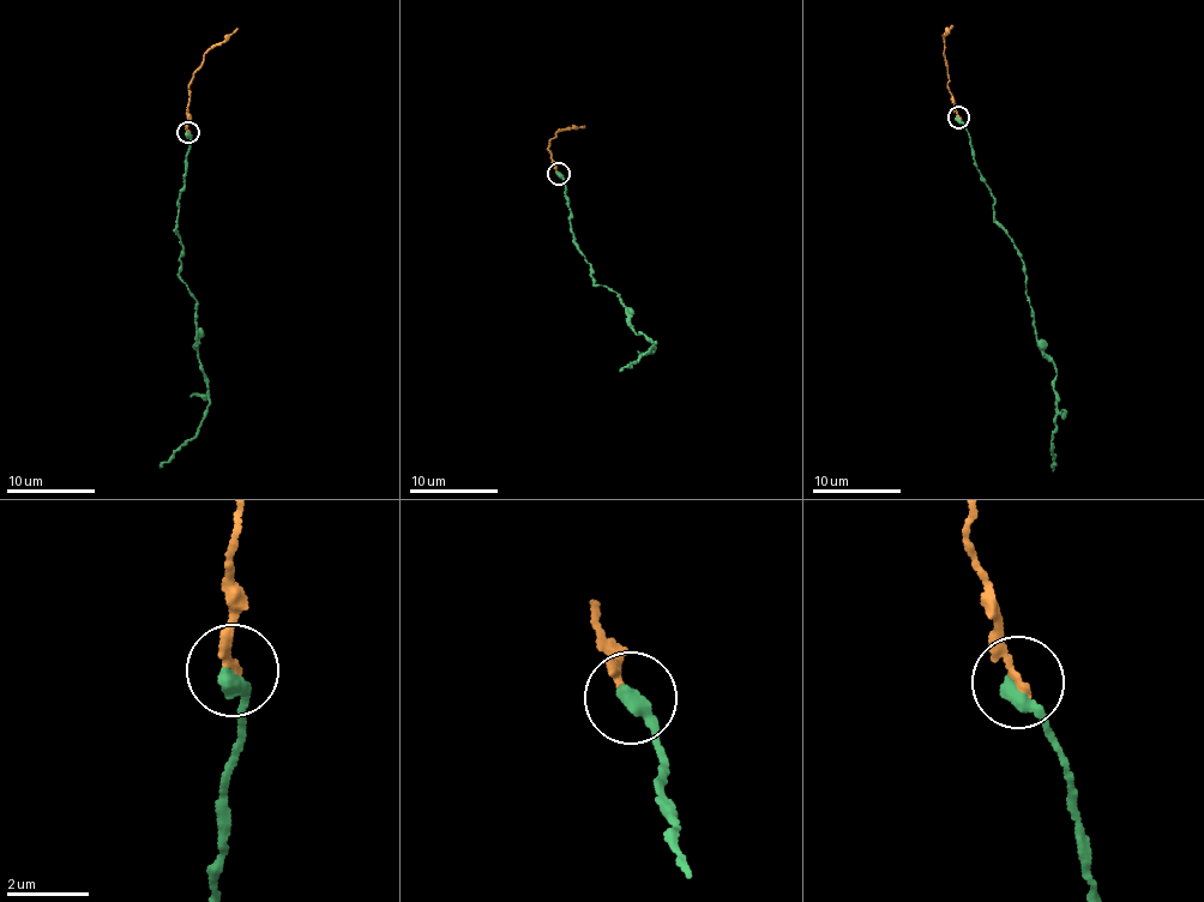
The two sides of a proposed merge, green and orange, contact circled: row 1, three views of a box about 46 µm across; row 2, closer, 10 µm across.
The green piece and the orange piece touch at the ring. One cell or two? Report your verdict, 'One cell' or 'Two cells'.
One cell

